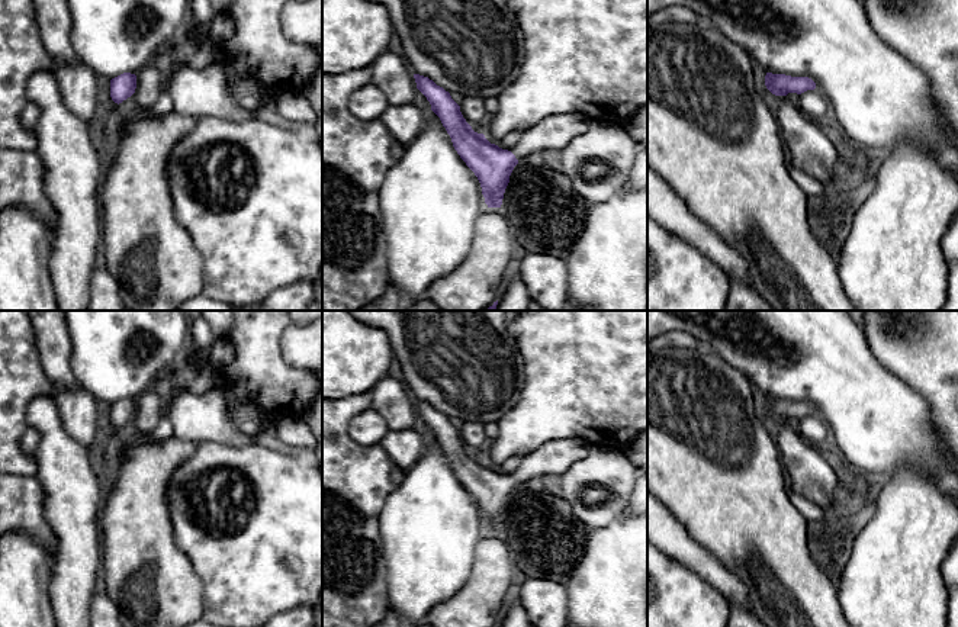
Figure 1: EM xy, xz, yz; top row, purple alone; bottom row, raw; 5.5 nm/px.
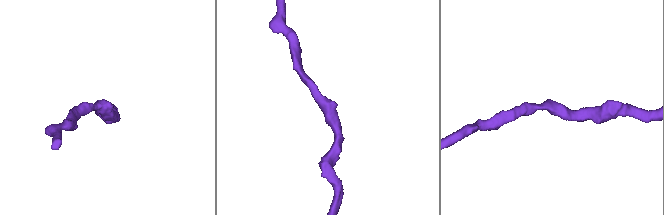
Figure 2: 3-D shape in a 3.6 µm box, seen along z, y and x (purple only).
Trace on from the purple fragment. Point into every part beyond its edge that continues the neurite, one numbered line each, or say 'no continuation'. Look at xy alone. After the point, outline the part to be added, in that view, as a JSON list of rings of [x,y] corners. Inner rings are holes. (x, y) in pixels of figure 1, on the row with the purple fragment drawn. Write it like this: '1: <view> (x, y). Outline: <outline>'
no continuation

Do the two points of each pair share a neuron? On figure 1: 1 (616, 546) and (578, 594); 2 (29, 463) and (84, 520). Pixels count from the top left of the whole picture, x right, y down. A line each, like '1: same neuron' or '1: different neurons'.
1: same neuron
2: different neurons

